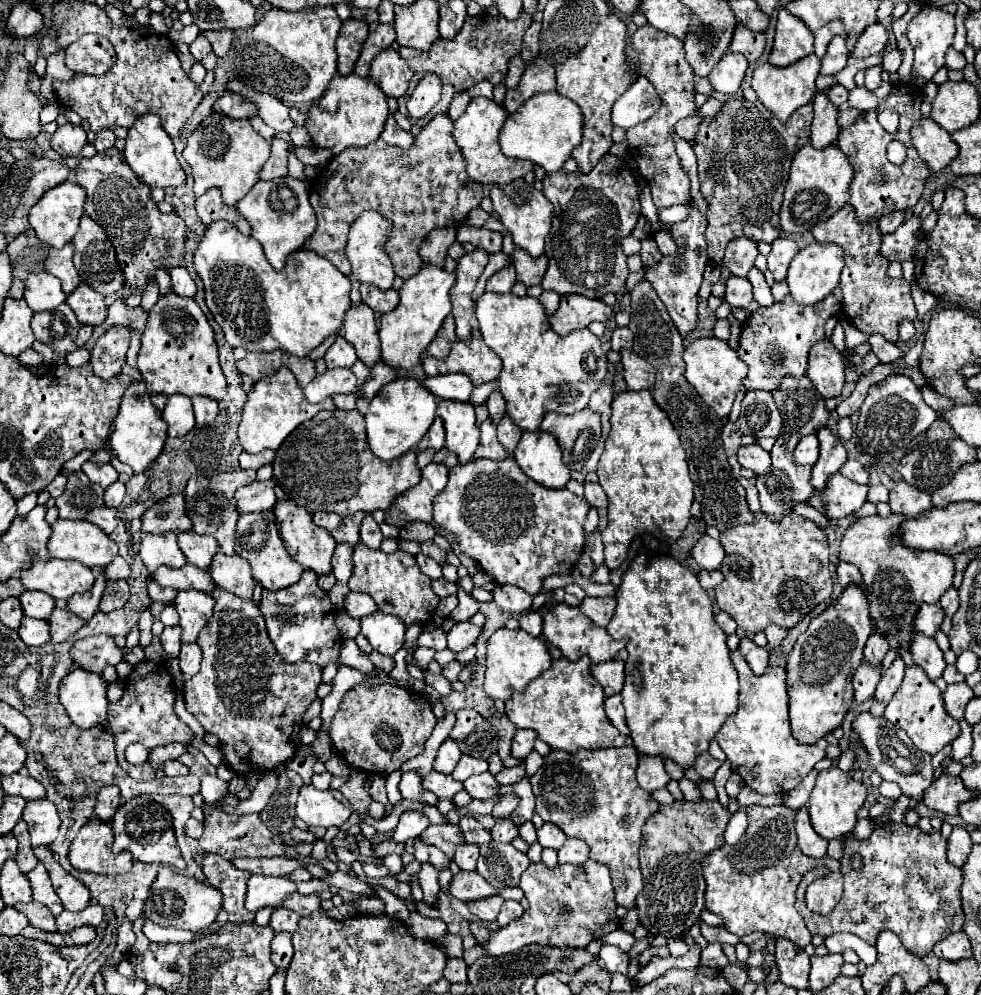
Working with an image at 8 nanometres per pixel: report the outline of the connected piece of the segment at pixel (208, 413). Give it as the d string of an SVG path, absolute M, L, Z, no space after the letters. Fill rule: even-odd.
M195 397L193 399L193 409L195 409L195 417L197 417L197 425L209 425L211 421L215 421L219 409L217 409L217 401L209 399L209 397Z

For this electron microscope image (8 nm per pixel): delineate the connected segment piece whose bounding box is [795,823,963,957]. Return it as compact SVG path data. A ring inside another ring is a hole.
M905 823L877 825L869 839L847 841L843 845L841 871L845 877L845 891L839 905L827 916L808 910L805 892L807 885L813 883L813 871L809 871L803 875L803 881L797 887L795 908L811 933L827 937L837 931L847 931L861 937L869 945L875 945L877 935L885 929L891 929L901 939L905 949L925 957L939 939L963 927L959 895L963 885L963 871L947 861L945 847L947 841L939 831L923 833L917 825L911 827ZM855 853L863 855L863 867L859 871L851 867L851 857ZM907 883L911 883L911 889ZM919 885L925 887L927 895L923 893L923 897L919 897L919 893L915 893L915 887Z

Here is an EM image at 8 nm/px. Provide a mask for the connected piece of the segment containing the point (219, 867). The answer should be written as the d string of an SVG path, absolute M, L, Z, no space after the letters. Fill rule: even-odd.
M205 853L203 873L209 885L217 887L223 893L223 909L229 915L229 923L251 923L255 915L243 905L247 879L251 877L251 873L237 869L231 861L221 859L215 853Z

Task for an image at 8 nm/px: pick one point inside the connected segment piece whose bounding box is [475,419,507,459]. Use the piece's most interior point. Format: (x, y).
(489, 447)

